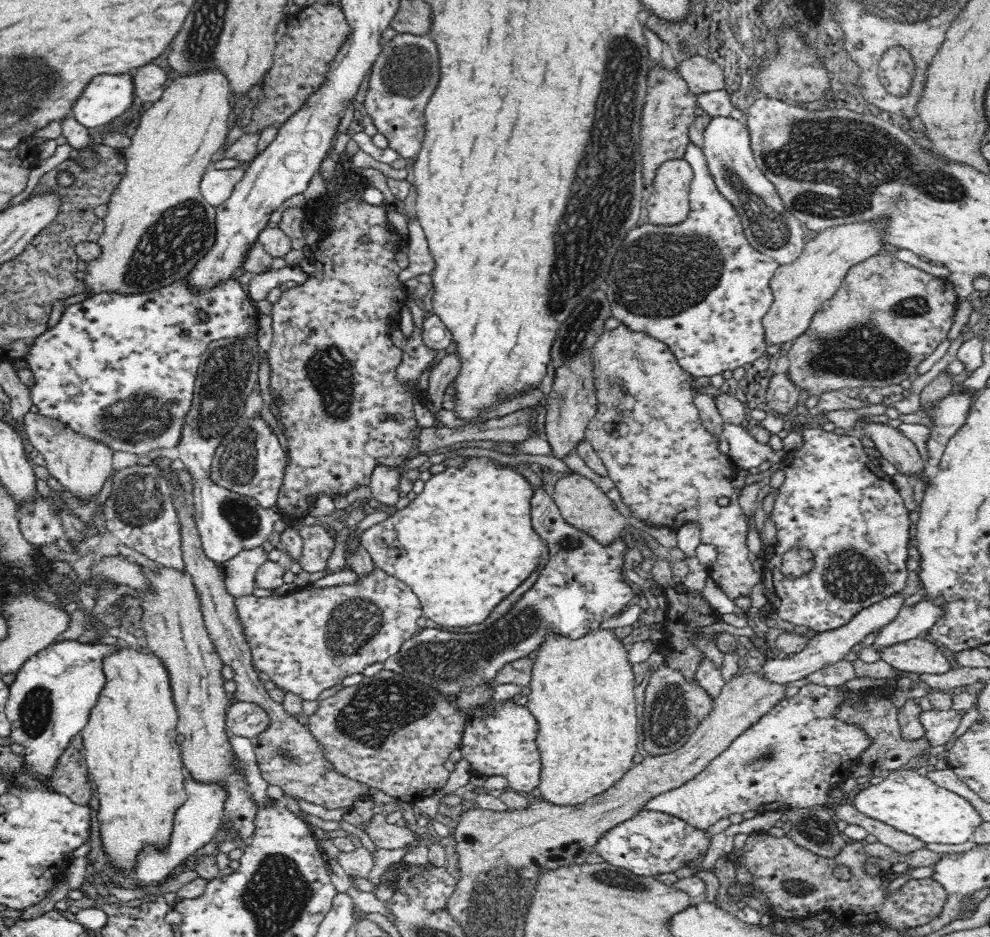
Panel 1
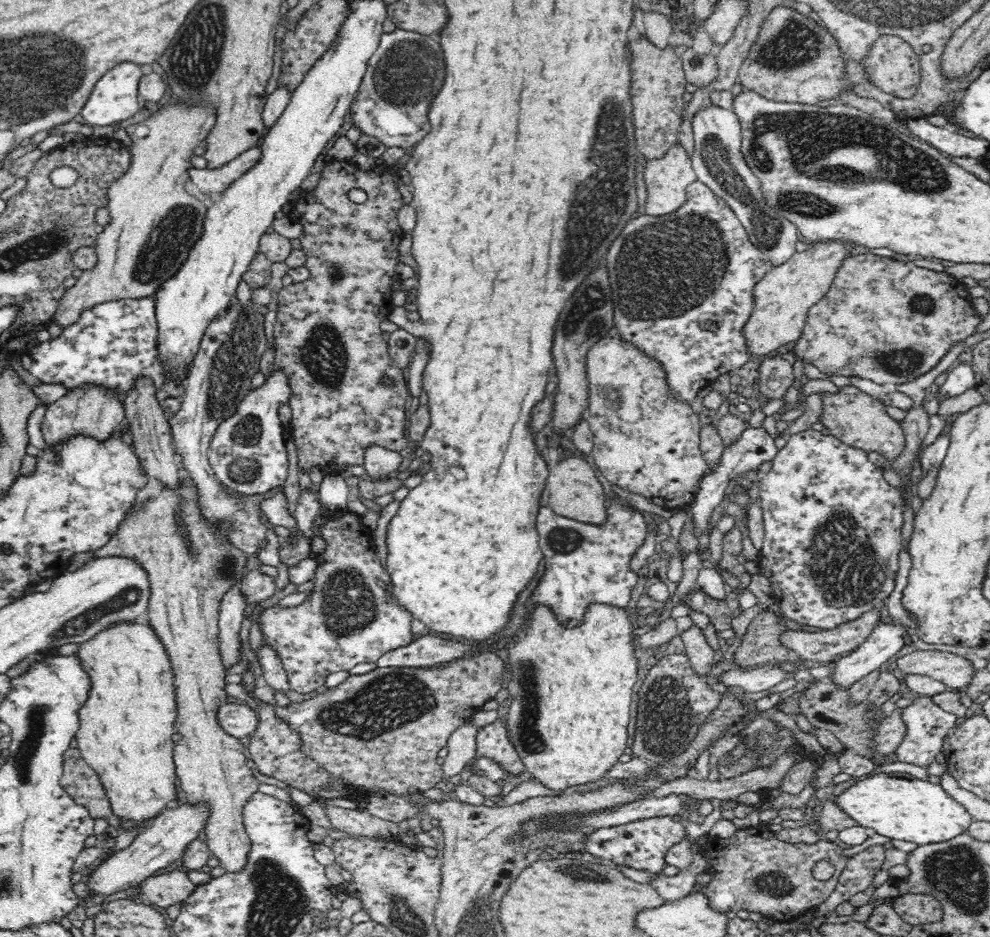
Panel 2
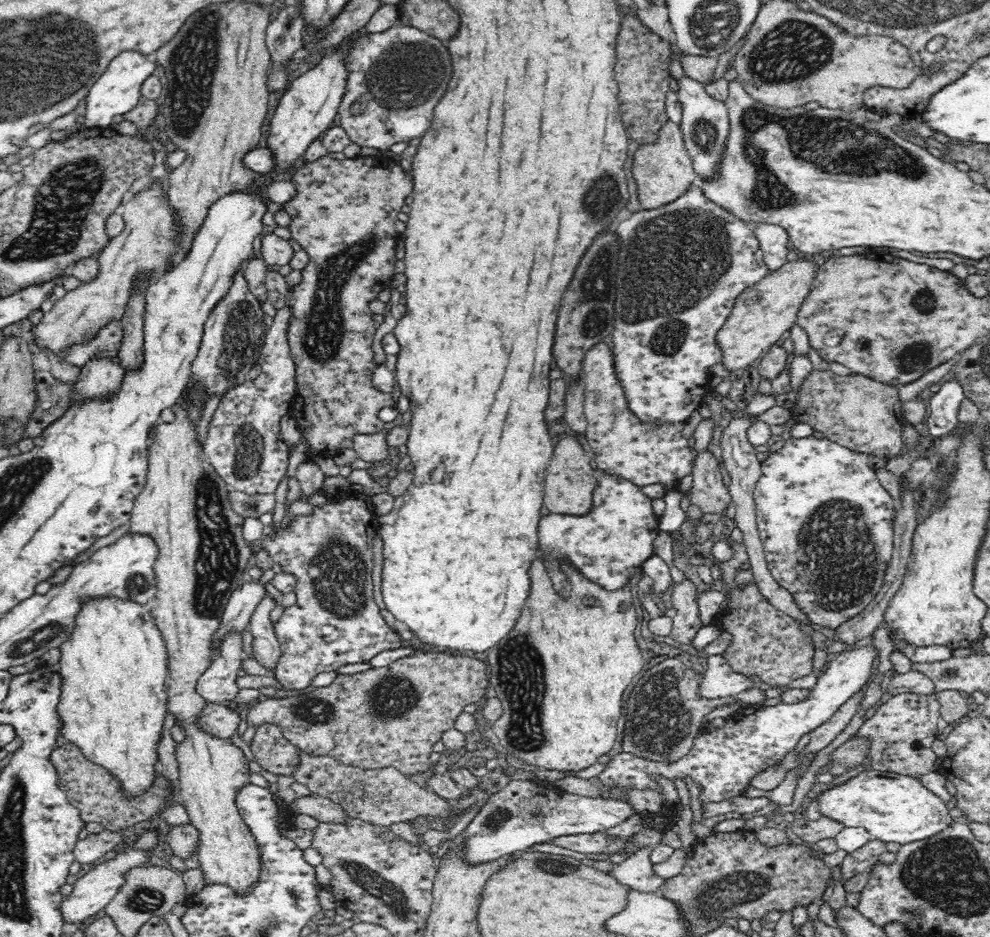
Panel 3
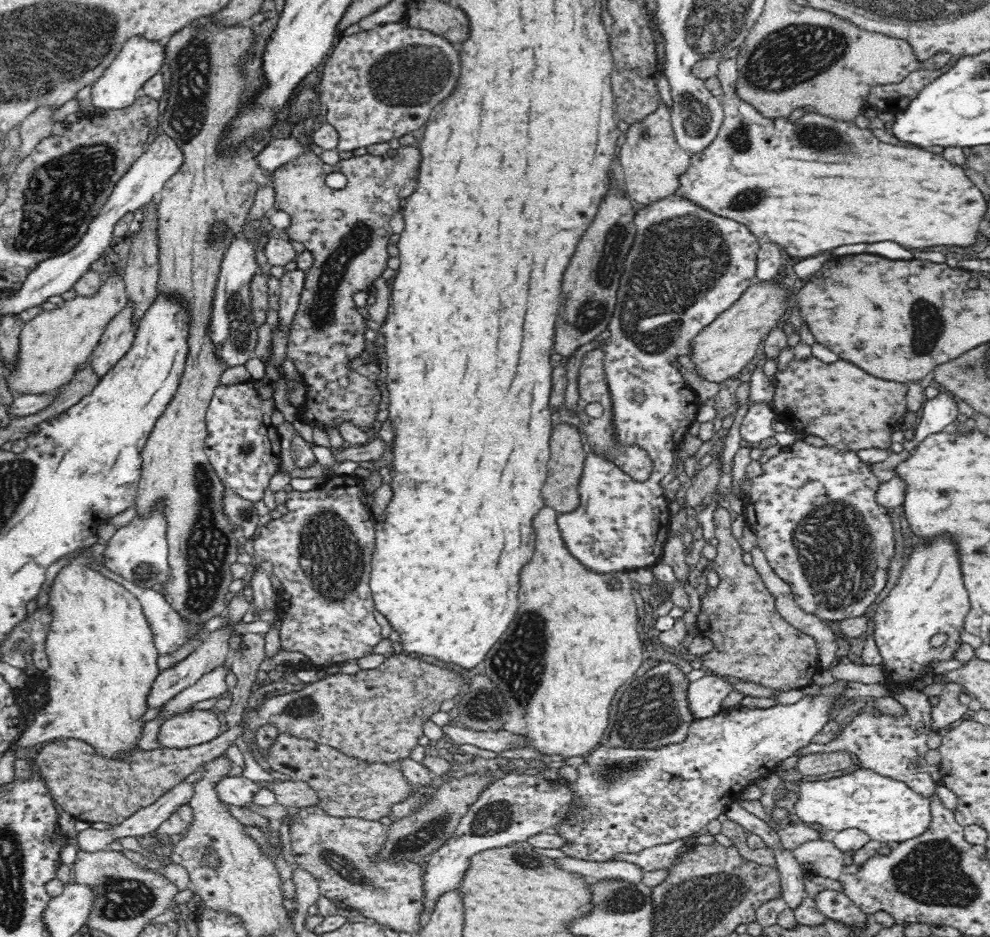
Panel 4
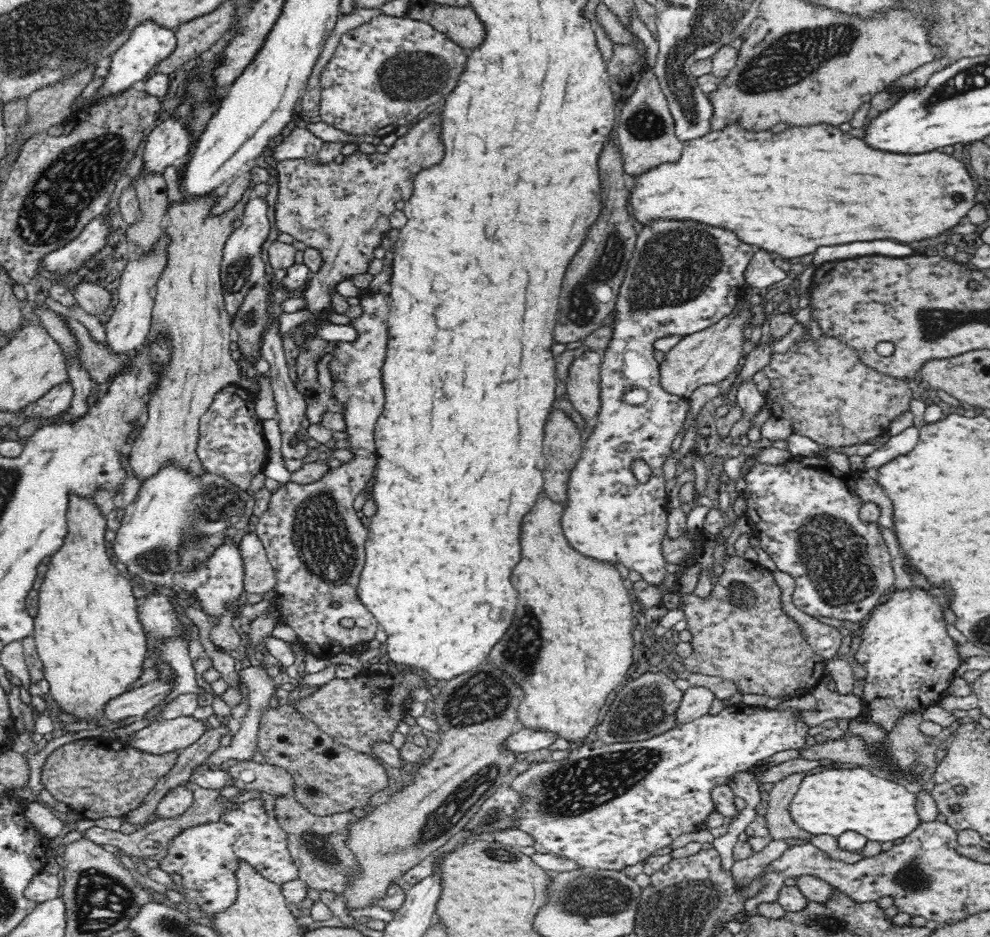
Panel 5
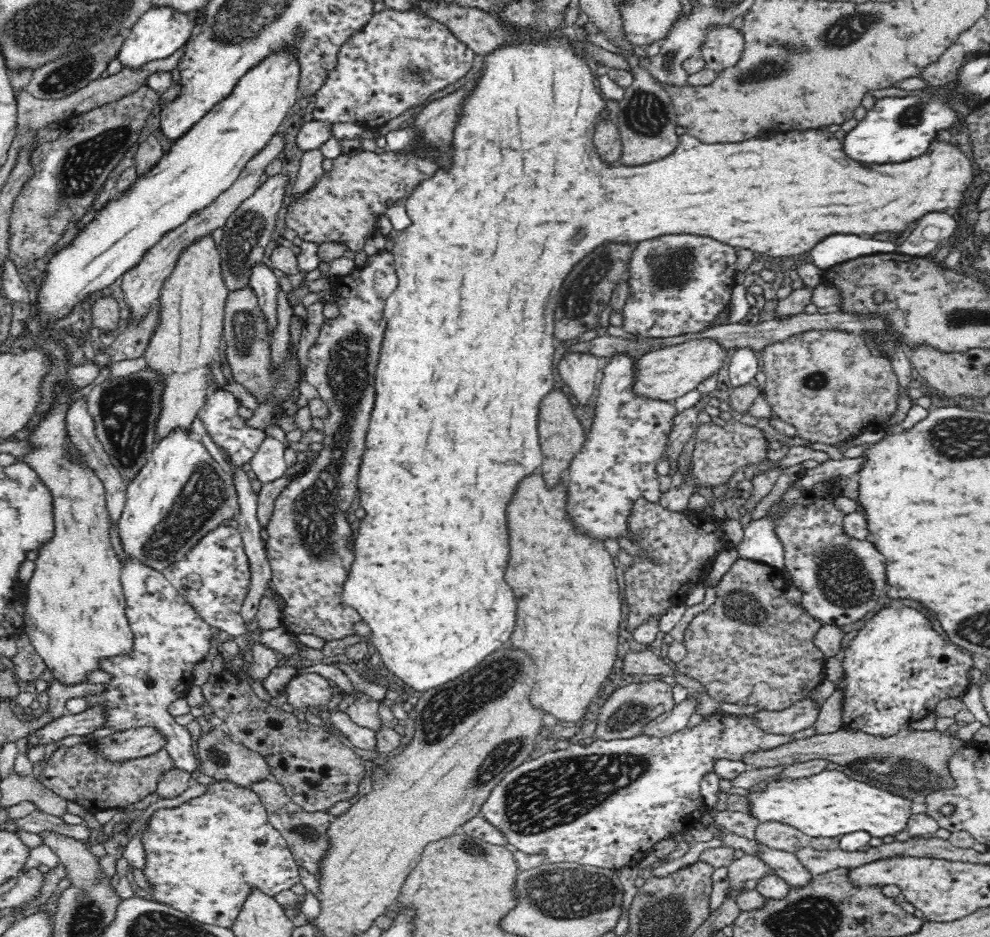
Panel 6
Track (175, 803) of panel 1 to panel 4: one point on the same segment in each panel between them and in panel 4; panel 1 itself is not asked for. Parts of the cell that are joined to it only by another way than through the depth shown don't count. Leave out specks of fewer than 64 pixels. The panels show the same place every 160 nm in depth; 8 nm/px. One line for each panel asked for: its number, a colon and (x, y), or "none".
2: (126, 724)
3: (113, 702)
4: (102, 659)

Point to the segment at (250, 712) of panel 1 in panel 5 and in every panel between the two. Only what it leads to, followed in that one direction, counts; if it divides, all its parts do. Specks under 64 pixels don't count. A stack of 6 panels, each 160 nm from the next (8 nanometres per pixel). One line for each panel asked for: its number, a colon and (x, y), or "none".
2: (239, 721)
3: (220, 722)
4: (198, 727)
5: (160, 736)

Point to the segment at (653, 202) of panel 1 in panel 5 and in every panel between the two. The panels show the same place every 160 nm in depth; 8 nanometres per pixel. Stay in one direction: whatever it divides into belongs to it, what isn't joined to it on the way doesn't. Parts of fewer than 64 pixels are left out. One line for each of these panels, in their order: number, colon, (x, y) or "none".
2: (667, 178)
3: (663, 170)
4: (652, 160)
5: (646, 135)

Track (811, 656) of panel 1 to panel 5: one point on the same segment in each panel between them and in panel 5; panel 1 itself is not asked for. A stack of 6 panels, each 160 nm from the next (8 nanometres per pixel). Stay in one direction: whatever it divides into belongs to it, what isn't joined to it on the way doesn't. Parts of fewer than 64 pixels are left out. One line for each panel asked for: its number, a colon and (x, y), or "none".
2: (748, 681)
3: (719, 681)
4: (705, 696)
5: (696, 702)

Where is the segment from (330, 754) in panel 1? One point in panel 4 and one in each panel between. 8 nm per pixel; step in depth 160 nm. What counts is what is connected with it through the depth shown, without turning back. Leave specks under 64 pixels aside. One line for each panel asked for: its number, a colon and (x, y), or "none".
2: (382, 730)
3: (390, 716)
4: (377, 714)

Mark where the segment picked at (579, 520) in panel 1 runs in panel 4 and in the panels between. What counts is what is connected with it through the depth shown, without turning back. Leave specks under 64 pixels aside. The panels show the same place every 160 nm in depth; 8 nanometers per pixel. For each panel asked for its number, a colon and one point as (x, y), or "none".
2: (575, 493)
3: (570, 482)
4: (565, 464)

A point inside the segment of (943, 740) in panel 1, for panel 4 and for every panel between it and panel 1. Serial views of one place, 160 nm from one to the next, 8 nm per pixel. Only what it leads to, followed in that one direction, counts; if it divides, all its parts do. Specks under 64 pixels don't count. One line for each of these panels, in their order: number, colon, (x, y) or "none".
2: (926, 724)
3: (901, 732)
4: (892, 746)

